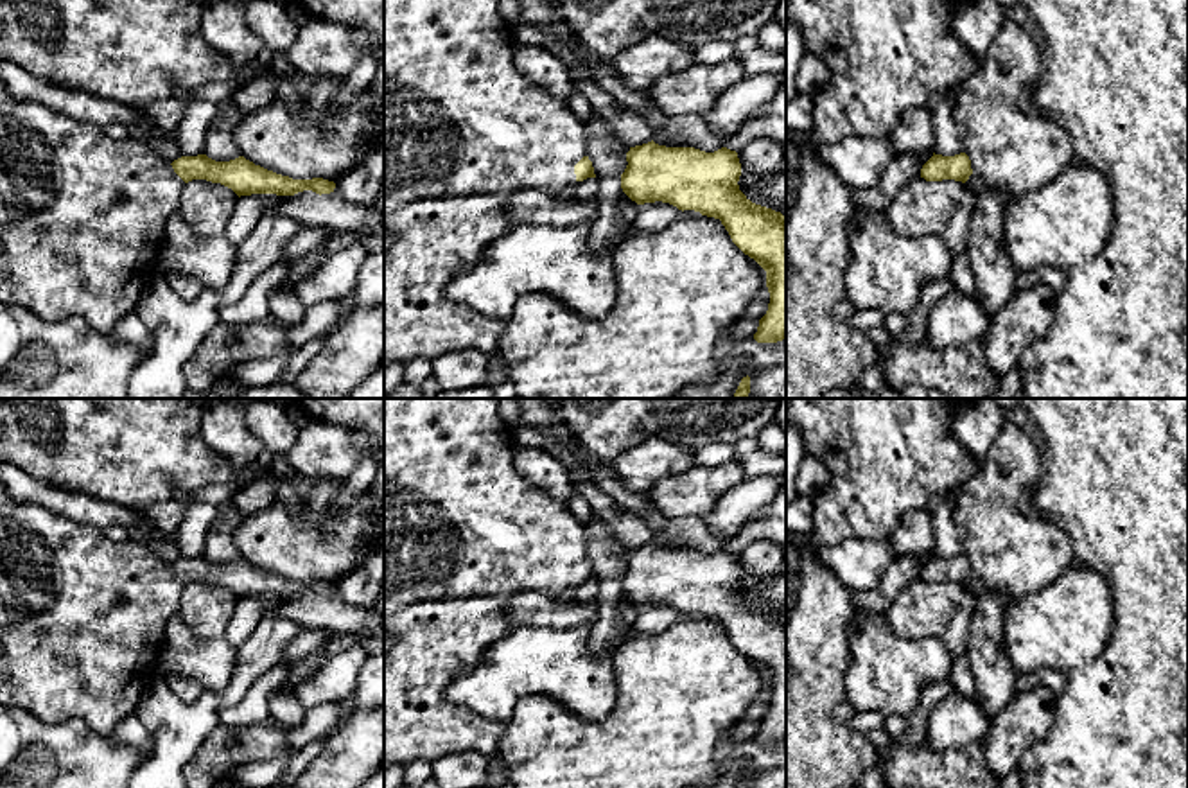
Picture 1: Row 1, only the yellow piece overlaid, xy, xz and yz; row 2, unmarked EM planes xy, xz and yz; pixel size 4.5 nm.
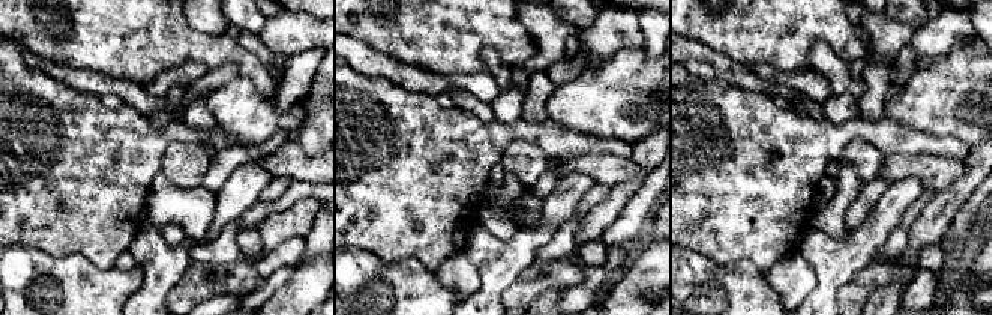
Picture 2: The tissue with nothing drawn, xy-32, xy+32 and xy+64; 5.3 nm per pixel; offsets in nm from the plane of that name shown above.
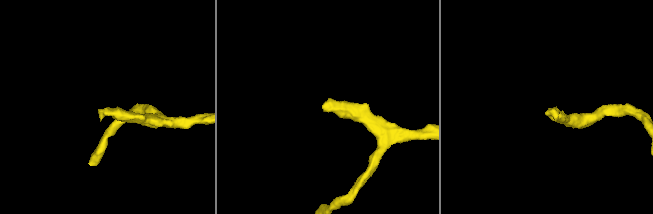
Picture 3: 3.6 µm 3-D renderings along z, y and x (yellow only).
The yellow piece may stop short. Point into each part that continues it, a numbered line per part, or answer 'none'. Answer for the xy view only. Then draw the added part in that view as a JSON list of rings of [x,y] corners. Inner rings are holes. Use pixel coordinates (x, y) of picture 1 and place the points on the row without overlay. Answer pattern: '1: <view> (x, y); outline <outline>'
1: xy (83, 620); outline [[[0,479],[0,707],[25,711],[45,723],[59,723],[70,718],[84,720],[99,736],[109,736],[118,723],[135,714],[151,677],[156,675],[167,625],[178,614],[185,583],[172,567],[156,553],[136,540],[111,542],[100,528],[79,524],[52,510],[14,499]]]

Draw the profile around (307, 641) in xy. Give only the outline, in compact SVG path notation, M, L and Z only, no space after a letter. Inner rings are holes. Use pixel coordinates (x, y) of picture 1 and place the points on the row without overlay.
M303 630L296 635L284 652L280 664L291 664L312 653L328 635L325 630Z

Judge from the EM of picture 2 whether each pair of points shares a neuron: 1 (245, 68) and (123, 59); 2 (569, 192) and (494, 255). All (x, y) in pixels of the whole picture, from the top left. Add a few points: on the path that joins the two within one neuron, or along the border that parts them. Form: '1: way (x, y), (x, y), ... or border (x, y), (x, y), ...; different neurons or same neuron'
1: way (216, 50), (153, 50); same neuron
2: way (554, 213), (515, 254); same neuron

